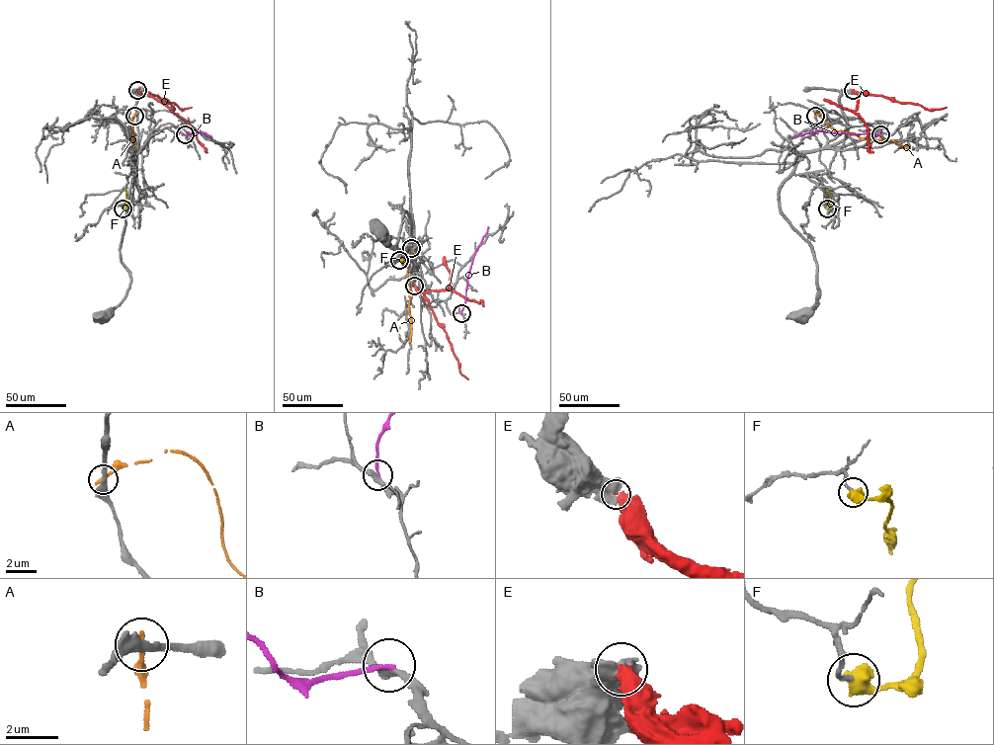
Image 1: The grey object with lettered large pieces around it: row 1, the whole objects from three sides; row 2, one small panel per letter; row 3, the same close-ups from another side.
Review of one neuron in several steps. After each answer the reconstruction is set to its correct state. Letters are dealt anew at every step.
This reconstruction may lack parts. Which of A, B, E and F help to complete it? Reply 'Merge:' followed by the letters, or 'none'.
Merge: none

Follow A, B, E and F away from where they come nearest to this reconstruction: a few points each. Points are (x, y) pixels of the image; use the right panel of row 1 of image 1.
A: (815, 116), (822, 114), (825, 123), (837, 131), (852, 132), (863, 139), (891, 139), (909, 148)
B: (880, 134), (817, 130), (793, 137)
E: (853, 90), (858, 94), (881, 95), (929, 110), (946, 107)
F: (827, 208), (832, 200), (826, 189)

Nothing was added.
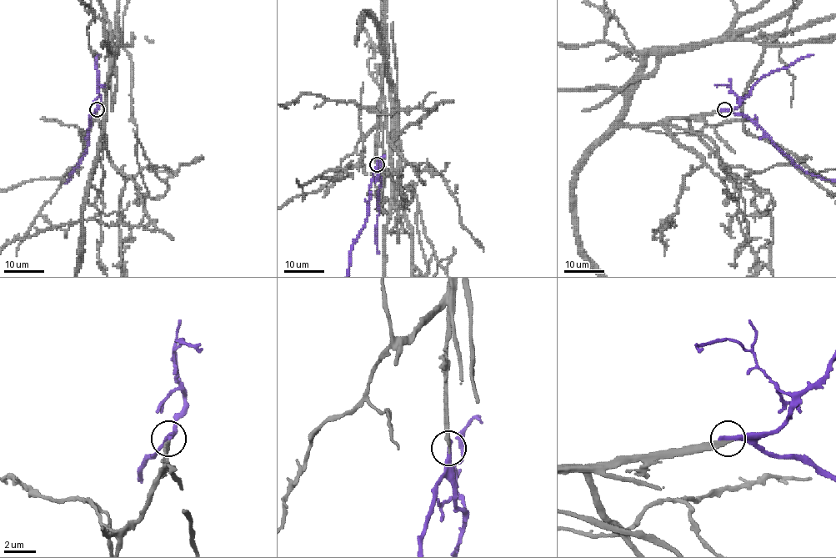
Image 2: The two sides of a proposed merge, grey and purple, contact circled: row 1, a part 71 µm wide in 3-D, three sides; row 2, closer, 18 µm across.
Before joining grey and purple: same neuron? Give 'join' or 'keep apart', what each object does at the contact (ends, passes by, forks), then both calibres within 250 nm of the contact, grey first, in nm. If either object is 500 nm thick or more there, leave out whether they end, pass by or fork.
join | grey ends | purple ends | 280/320 nm

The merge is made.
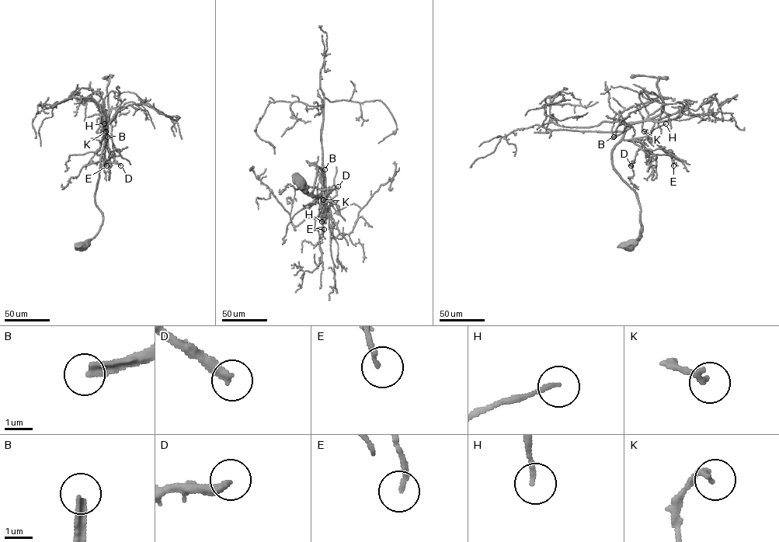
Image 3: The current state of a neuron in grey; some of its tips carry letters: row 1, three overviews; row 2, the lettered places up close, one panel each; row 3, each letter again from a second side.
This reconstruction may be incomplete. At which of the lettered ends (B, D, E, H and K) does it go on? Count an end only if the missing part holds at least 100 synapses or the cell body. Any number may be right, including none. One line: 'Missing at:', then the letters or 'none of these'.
Missing at: B, D

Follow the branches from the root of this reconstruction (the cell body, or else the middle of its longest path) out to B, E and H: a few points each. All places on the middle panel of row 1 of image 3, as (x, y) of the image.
B: (307, 189), (312, 195), (320, 196), (314, 196), (312, 191), (318, 168), (321, 169), (325, 186), (325, 169)
E: (307, 189), (312, 195), (320, 196), (312, 193), (319, 168), (321, 203), (314, 228), (324, 229)
H: (307, 189), (312, 195), (320, 196), (312, 193), (317, 170), (319, 168), (322, 176), (321, 221)

